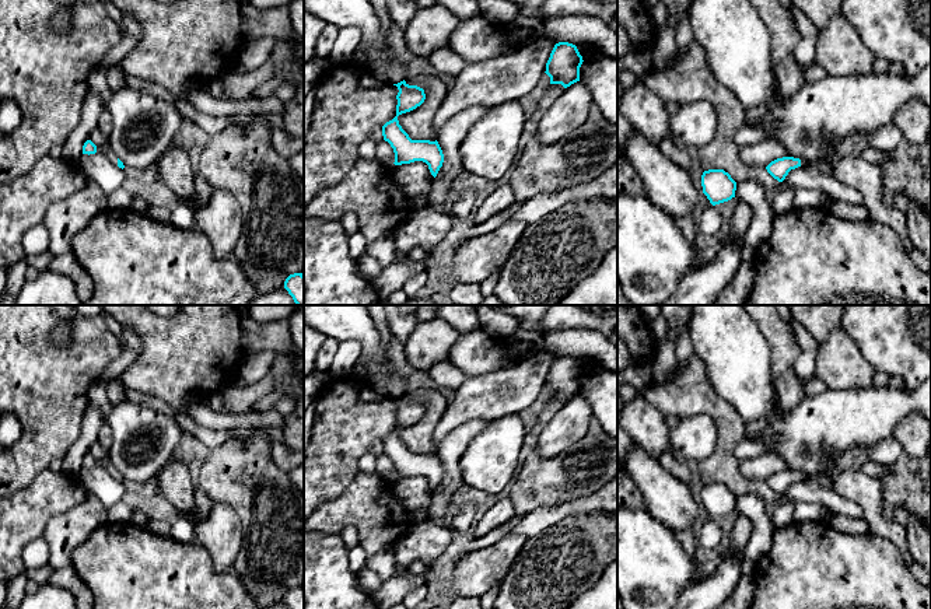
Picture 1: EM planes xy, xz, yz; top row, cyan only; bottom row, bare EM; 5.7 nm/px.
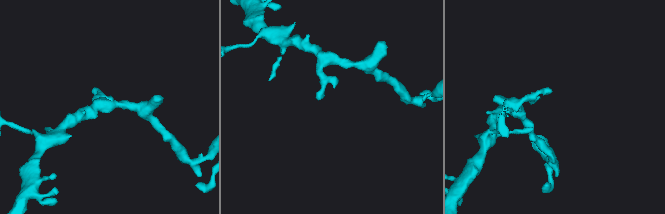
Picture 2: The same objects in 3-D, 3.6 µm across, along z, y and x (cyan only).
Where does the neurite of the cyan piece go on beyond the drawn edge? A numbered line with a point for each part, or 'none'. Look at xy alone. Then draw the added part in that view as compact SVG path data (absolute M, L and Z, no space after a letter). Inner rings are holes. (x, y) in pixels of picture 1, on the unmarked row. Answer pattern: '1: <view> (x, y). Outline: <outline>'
1: xy (105, 462). Outline: M105 456L105 458L102 458L102 459L98 459L98 461L97 461L97 465L104 466L104 468L108 470L108 473L109 473L113 479L118 480L118 472L119 472L119 470L111 463L109 456Z

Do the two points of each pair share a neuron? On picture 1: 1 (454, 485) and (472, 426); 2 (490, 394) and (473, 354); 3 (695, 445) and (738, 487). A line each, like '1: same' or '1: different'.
1: same
2: different
3: different

